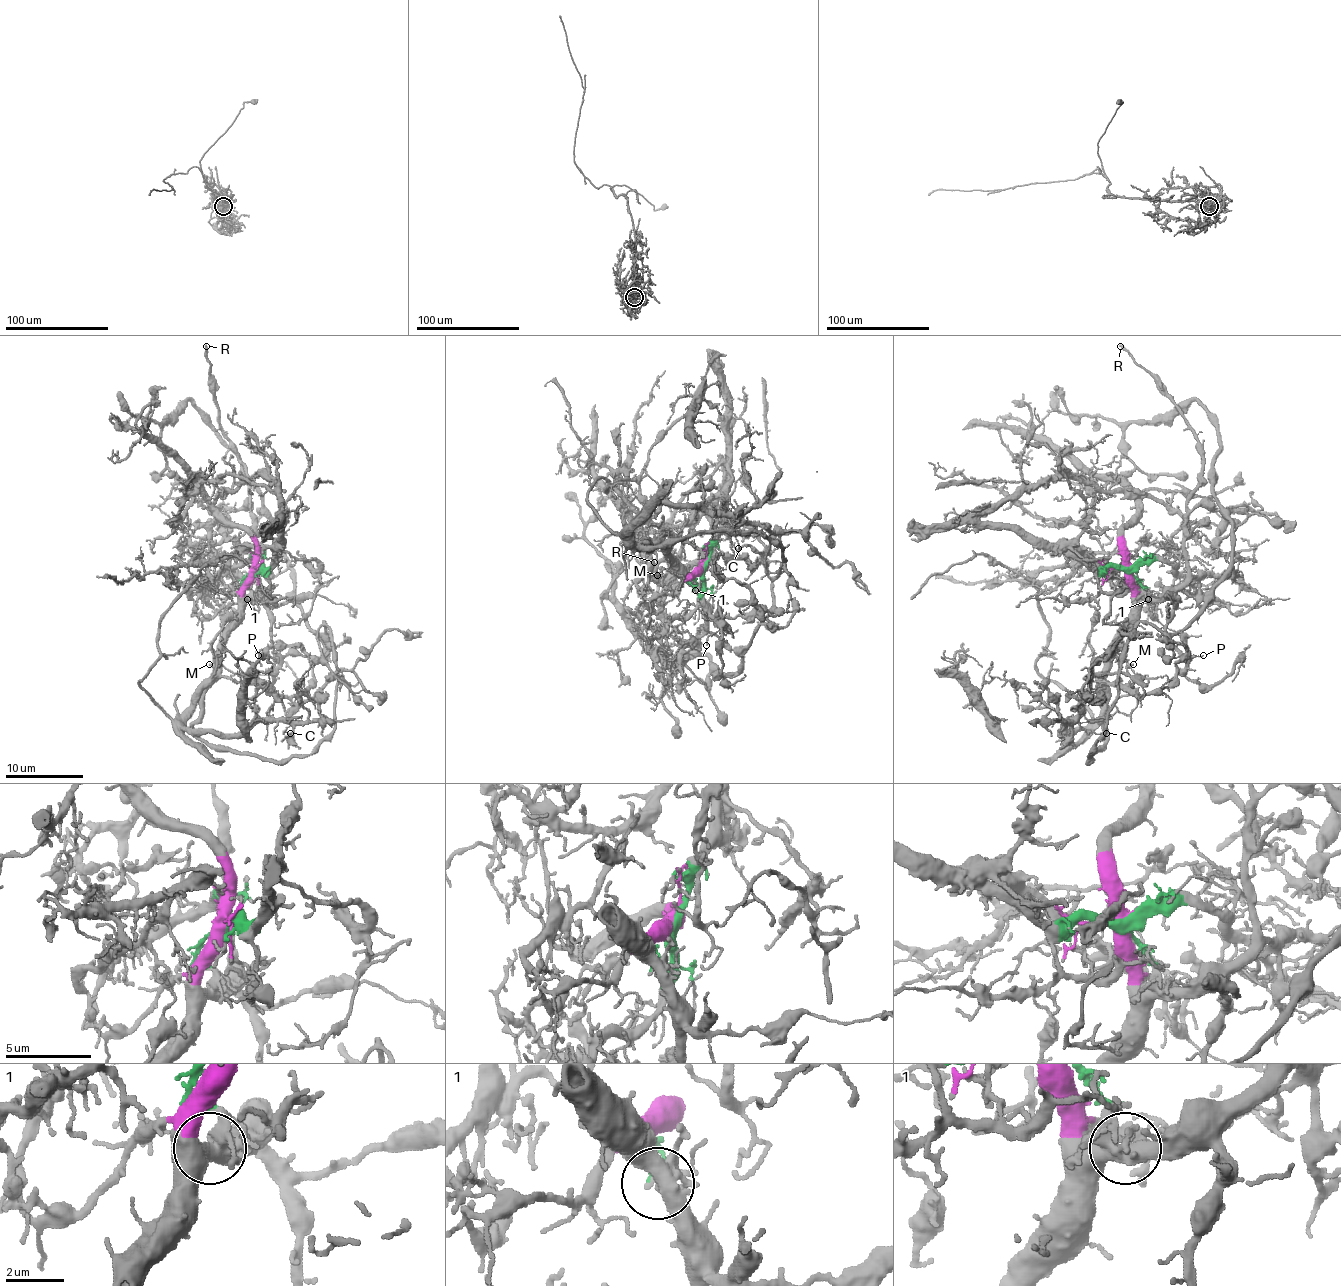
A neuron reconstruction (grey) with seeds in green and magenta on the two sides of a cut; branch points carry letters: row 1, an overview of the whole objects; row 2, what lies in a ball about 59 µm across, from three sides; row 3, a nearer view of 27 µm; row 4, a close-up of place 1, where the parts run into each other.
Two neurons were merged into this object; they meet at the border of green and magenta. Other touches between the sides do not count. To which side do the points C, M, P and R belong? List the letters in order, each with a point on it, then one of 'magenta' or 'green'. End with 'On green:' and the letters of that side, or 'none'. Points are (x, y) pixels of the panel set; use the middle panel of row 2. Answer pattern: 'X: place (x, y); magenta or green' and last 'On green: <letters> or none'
C: place (738, 548); magenta
M: place (657, 575); magenta
P: place (706, 645); magenta
R: place (654, 562); magenta
On green: none

